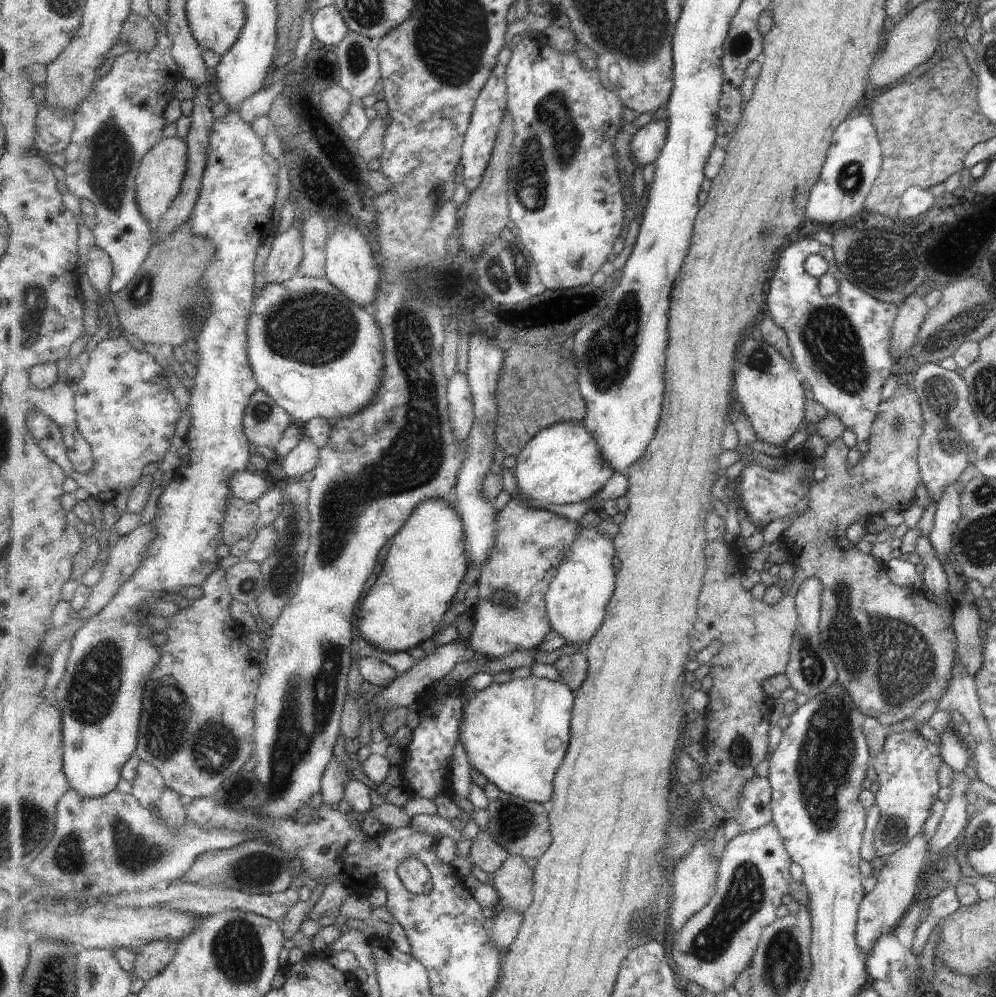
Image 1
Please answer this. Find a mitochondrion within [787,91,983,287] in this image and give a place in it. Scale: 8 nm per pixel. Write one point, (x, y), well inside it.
(852, 175)

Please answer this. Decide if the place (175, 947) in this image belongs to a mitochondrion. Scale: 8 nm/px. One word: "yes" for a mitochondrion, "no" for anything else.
no

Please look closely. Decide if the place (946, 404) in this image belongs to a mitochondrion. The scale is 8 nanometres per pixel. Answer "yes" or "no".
yes

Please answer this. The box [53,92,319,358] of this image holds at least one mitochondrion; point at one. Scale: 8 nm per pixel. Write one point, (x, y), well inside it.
(112, 159)

